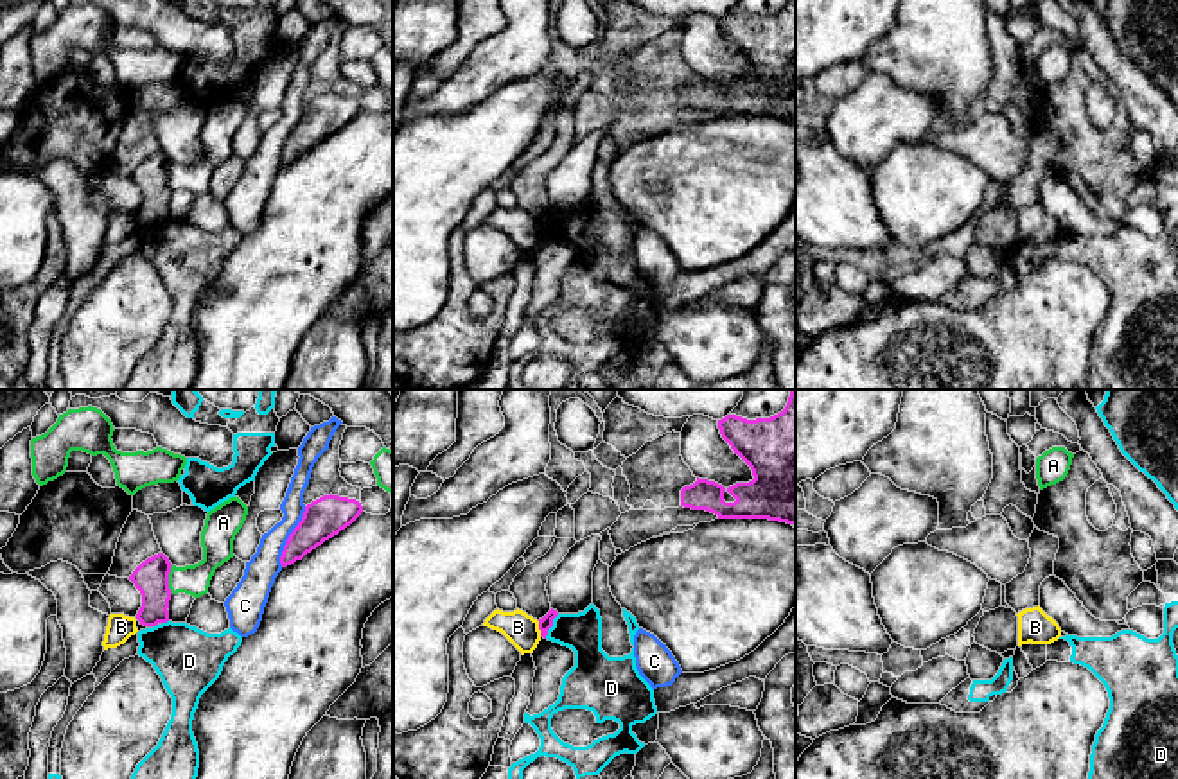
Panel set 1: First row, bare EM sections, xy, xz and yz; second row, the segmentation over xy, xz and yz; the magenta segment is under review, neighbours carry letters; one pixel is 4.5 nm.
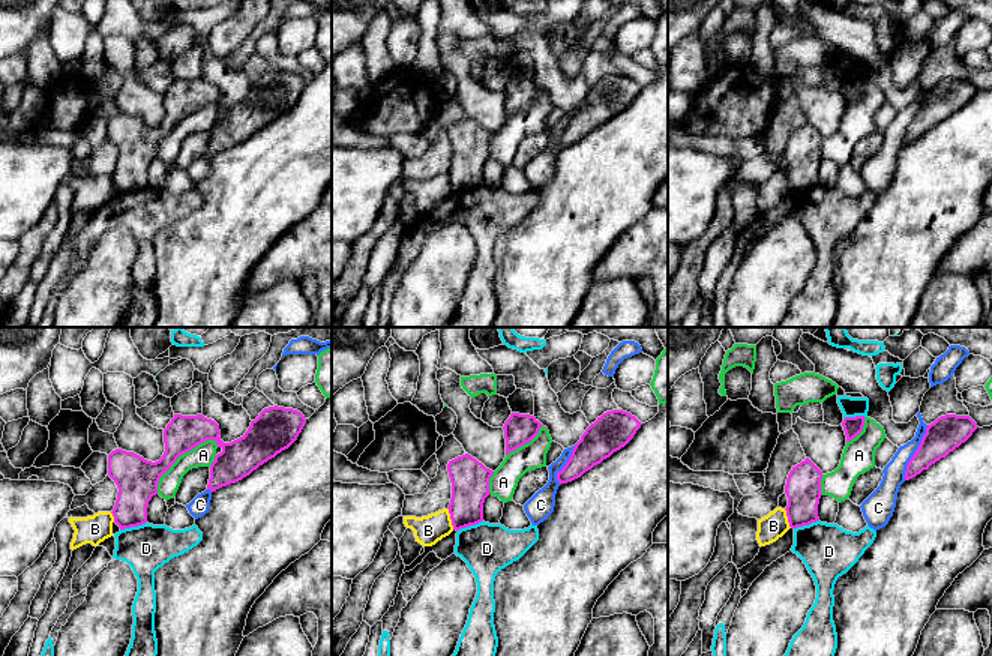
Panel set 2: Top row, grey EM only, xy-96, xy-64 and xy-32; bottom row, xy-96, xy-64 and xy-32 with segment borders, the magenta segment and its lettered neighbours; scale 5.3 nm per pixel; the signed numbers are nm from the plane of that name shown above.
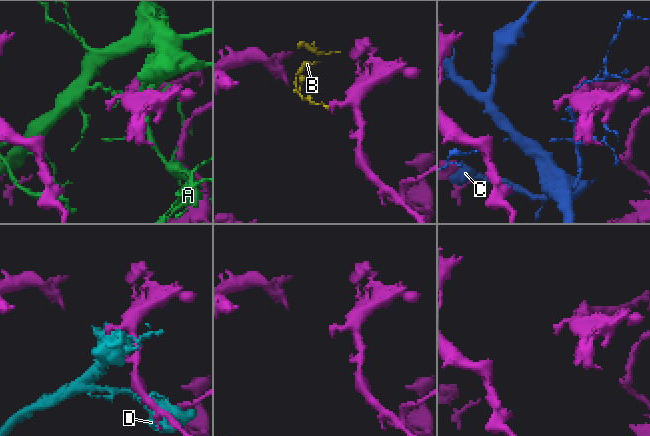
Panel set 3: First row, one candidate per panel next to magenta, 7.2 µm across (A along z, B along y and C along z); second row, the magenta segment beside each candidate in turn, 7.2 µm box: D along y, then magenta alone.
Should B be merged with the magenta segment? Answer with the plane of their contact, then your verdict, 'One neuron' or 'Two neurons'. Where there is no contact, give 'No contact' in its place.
Touches magenta in xz. Two neurons

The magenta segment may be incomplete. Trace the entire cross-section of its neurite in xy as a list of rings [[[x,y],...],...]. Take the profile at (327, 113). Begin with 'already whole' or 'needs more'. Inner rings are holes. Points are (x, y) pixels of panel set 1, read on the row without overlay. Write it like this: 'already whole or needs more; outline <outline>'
already whole; outline [[[323,93],[305,104],[303,115],[289,133],[280,162],[287,165],[350,124],[363,109],[356,97]]]

